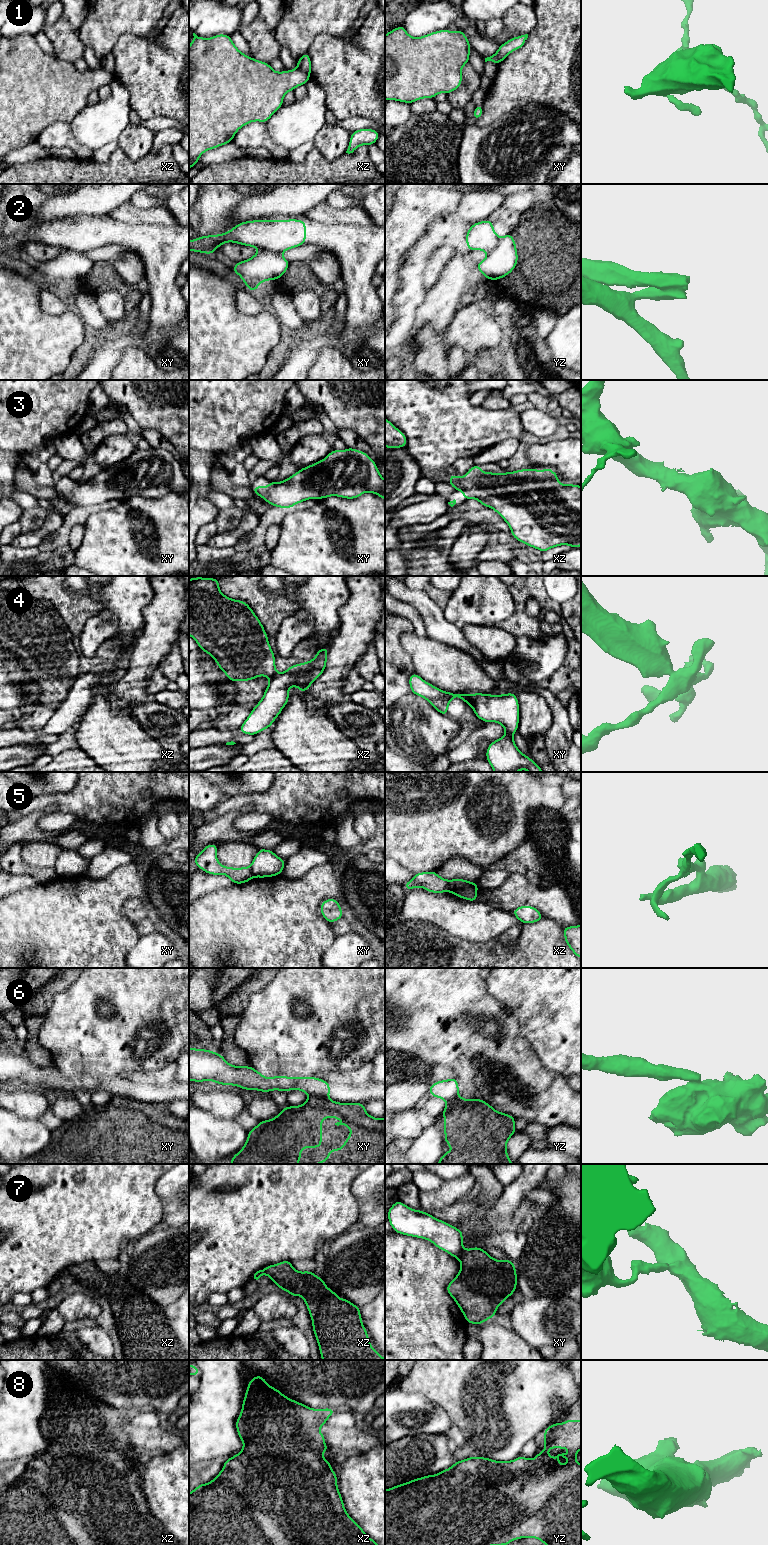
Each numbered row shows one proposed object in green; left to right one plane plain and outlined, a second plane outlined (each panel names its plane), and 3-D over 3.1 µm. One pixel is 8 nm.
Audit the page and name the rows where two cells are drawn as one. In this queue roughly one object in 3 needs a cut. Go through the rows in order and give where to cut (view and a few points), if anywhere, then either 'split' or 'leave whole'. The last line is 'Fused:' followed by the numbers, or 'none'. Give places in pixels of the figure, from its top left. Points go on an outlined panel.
1: xz (297, 67), (309, 74) | split
2: xy (260, 248), (280, 253) | split
3: no cut | leave whole
4: xy (469, 694), (470, 703) | split
5: xz (447, 880), (448, 891) | split
6: xy (309, 1095), (326, 1098) | split
7: xy (463, 1250), (458, 1258) | split
8: no cut | leave whole
Fused: 1, 2, 4, 5, 6, 7

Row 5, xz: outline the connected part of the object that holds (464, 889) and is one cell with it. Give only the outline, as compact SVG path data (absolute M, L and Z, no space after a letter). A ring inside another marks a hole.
M452 879L448 880L448 892L453 893L461 899L468 901L478 902L477 891L479 886L476 882L470 882L465 879Z

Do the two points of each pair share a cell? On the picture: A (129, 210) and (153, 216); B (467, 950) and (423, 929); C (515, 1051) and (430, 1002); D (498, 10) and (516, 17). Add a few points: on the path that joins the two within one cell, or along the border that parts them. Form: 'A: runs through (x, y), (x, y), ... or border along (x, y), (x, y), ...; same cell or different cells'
A: runs through (135, 215), (147, 216); same cell
B: runs through (456, 950), (443, 949), (434, 940); same cell
C: runs through (494, 1051), (491, 1051), (471, 1031), (451, 1020); same cell
D: border along (509, 10), (502, 18); different cells

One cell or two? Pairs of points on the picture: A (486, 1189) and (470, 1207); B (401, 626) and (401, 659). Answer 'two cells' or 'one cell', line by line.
A: one cell
B: one cell

